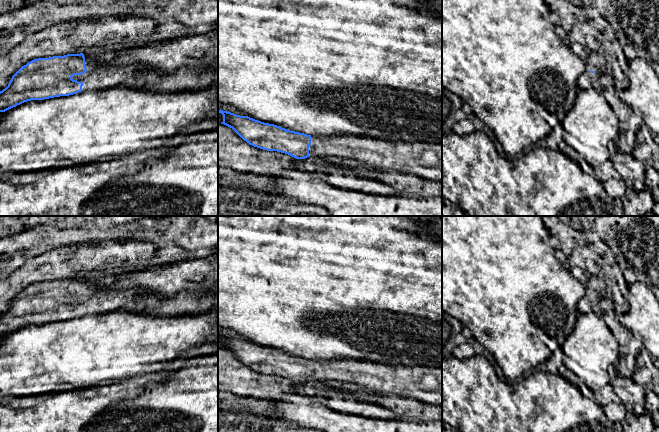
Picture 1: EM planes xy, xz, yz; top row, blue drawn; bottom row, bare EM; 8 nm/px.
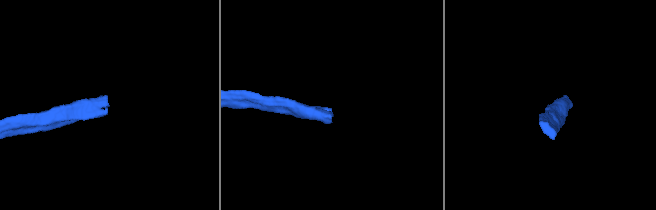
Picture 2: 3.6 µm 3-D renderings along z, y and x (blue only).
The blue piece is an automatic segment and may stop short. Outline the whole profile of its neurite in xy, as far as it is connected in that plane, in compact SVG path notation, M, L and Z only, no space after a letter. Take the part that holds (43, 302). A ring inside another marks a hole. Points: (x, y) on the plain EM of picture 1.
M83 277L34 283L22 290L12 300L8 310L0 315L0 336L31 324L69 320L91 313L130 310L147 295L145 289L109 289L109 285L98 285L85 281Z

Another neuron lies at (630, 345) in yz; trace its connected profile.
M604 298L600 302L600 307L602 308L604 321L619 343L619 356L615 364L616 371L623 377L631 378L636 358L644 348L642 339L637 337L619 321L619 316L615 312L613 302L608 298Z

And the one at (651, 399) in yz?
M651 389L645 392L645 408L651 415L655 427L659 428L659 397Z

